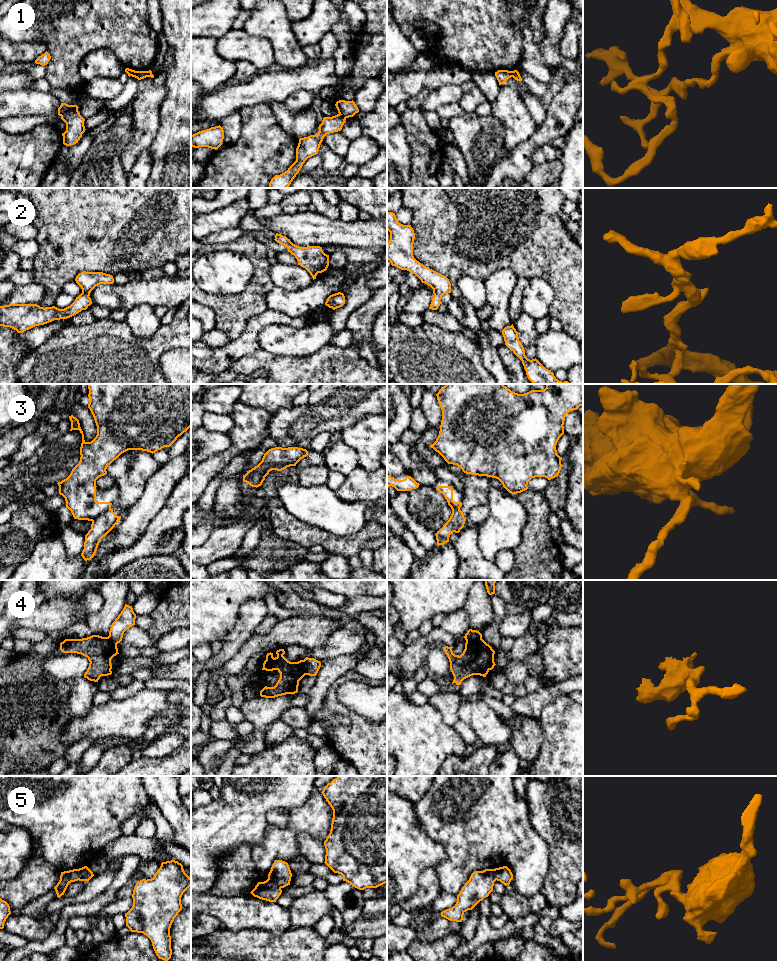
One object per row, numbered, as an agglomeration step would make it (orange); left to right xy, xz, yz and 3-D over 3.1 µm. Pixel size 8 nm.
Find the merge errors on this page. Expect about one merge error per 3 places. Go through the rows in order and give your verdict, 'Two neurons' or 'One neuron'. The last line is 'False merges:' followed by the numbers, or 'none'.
1: Two neurons
2: One neuron
3: Two neurons
4: Two neurons
5: Two neurons
False merges: 1, 3, 4, 5

